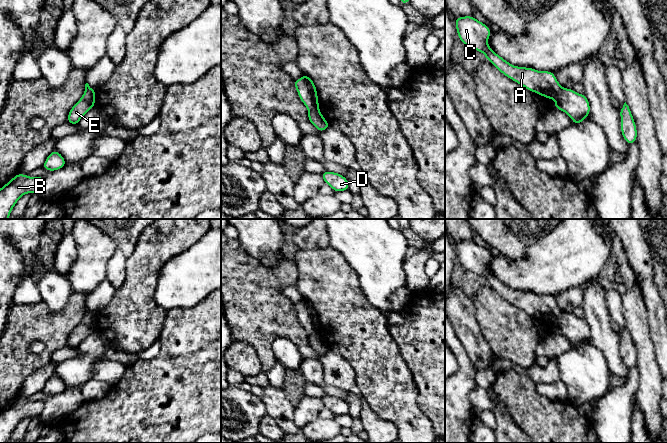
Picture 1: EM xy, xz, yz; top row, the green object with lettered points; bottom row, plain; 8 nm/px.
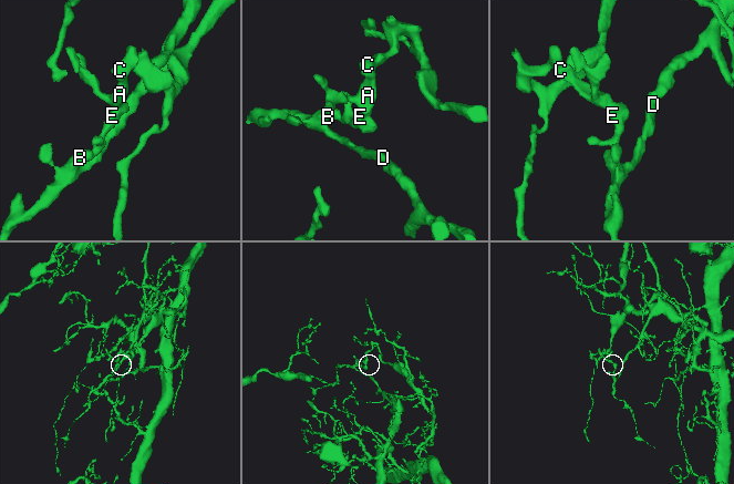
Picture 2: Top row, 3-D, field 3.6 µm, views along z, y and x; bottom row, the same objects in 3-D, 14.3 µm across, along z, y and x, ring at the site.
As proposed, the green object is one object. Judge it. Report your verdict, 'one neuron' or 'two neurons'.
two neurons

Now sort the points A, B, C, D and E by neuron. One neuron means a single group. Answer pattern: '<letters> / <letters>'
A C / B D E

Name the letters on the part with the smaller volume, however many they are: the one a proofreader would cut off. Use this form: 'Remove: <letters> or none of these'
Remove: B, D, E

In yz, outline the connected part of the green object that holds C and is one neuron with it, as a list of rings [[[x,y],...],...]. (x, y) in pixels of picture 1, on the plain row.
[[[463,240],[454,243],[457,260],[461,266],[480,275],[503,299],[514,306],[522,309],[529,315],[556,324],[562,311],[551,295],[537,295],[534,292],[518,291],[510,288],[496,278],[489,270],[488,263],[491,258],[490,252],[474,242]]]

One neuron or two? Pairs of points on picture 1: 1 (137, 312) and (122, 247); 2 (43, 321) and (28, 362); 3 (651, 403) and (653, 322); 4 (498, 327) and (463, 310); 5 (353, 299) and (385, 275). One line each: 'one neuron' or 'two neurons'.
1: two neurons
2: one neuron
3: two neurons
4: two neurons
5: two neurons

